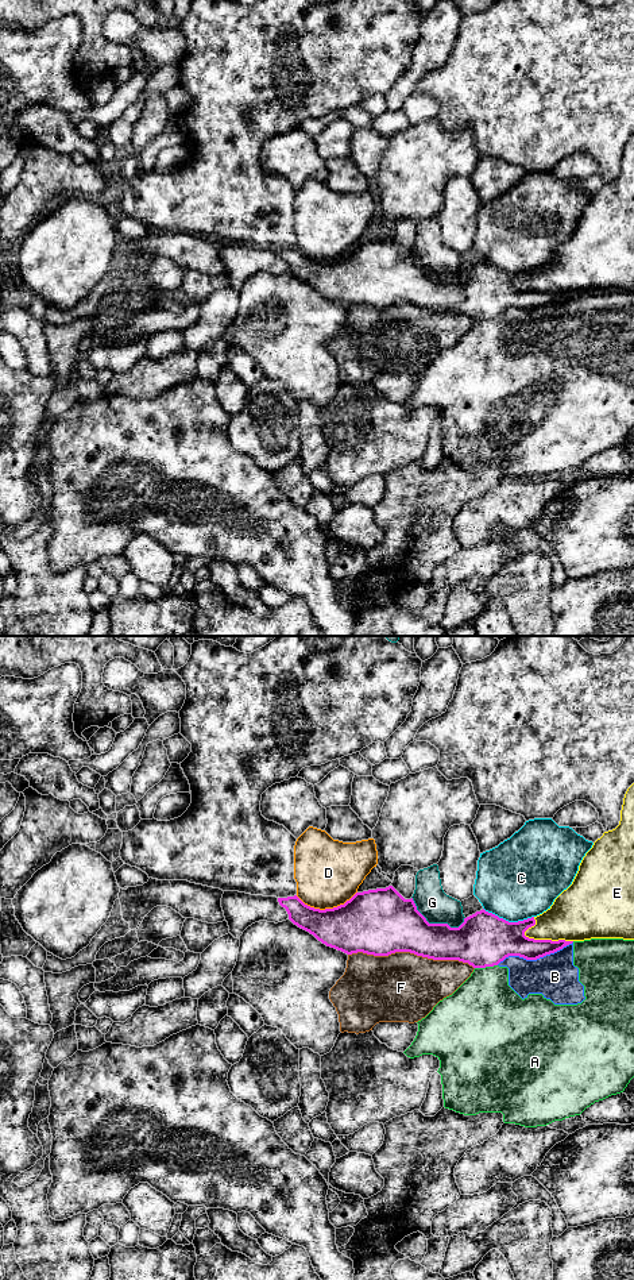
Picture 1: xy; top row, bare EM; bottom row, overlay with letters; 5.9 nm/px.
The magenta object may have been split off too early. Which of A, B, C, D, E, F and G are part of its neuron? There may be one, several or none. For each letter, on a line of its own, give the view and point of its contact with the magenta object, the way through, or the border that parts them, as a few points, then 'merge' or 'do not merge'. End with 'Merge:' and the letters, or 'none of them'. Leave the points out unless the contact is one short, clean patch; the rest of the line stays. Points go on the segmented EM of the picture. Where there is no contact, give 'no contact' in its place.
A: meets magenta in xy at (486, 966); do not merge
B: meets magenta in xy at (534, 959); do not merge
C: meets magenta in xy at (507, 921); do not merge
D: meets magenta in xy at (325, 909); do not merge
E: meets magenta in xy at (548, 940); do not merge
F: meets magenta in xy at (412, 952); do not merge
G: meets magenta in xy at (435, 924); do not merge
Merge: none of them

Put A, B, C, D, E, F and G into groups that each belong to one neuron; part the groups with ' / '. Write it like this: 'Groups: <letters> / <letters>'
Groups: A B / C / D / E / F / G

